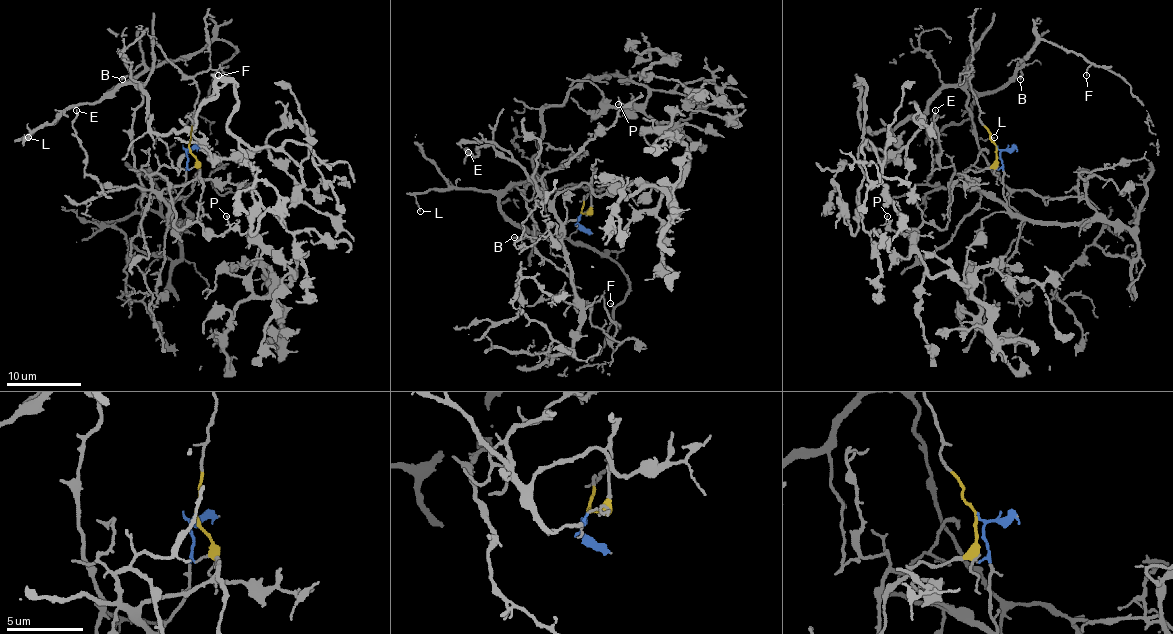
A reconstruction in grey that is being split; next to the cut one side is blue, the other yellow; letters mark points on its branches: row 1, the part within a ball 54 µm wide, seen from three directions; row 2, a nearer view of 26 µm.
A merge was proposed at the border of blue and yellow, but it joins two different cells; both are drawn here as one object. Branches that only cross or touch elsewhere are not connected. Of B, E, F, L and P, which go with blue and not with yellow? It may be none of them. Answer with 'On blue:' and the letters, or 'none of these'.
On blue: E, P

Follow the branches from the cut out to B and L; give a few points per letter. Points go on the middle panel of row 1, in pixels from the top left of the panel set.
B: (581, 213), (588, 189), (545, 194), (538, 176), (517, 181), (500, 209), (536, 234), (513, 237)
L: (581, 213), (588, 189), (545, 194), (536, 176), (502, 191), (428, 189), (416, 196), (420, 211)

